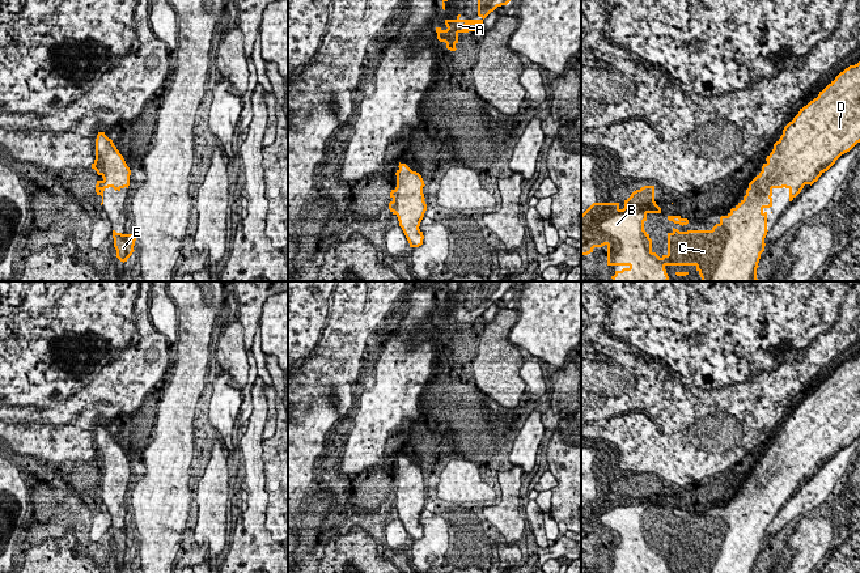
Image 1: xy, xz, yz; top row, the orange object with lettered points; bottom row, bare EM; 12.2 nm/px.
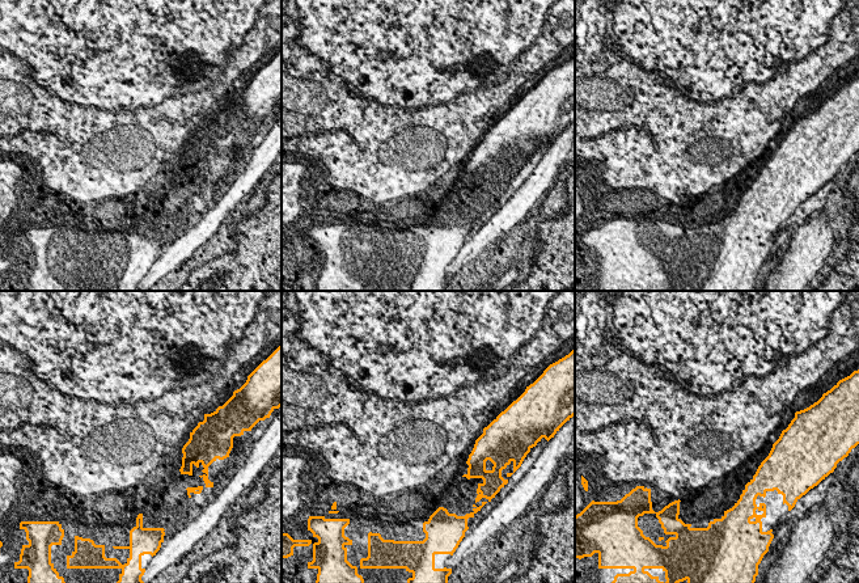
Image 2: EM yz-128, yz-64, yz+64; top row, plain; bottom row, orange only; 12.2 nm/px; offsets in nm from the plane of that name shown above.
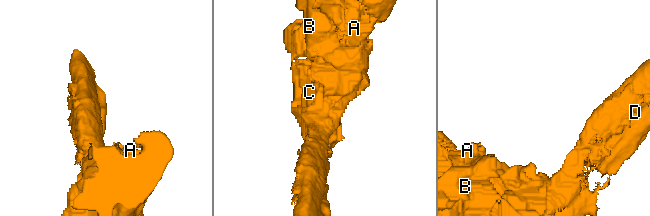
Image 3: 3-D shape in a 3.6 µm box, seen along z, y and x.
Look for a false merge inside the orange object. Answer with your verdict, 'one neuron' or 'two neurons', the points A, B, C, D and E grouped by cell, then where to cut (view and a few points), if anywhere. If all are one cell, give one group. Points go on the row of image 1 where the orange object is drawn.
one neuron | A B C D E | no cut

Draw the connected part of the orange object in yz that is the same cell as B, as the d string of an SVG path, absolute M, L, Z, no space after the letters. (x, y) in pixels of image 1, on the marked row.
M860 61L850 65L831 81L818 97L800 109L798 114L789 122L780 139L774 144L772 152L767 156L762 171L749 183L744 199L730 209L726 216L720 217L720 222L711 230L679 232L673 228L668 233L668 254L661 258L652 251L652 239L644 230L648 213L661 213L661 208L654 201L654 186L644 186L636 190L624 200L624 208L619 203L593 203L581 215L581 255L593 252L594 247L607 246L607 266L623 266L622 271L615 271L613 281L668 281L666 266L695 266L702 281L758 281L757 268L761 254L764 251L764 238L767 235L767 212L764 208L772 207L772 190L788 188L789 201L792 201L805 184L813 184L827 171L835 161L850 152L860 143Z

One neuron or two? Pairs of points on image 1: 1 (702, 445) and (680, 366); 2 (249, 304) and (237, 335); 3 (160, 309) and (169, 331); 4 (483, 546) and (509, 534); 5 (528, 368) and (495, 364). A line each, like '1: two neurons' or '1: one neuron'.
1: one neuron
2: two neurons
3: one neuron
4: two neurons
5: two neurons

